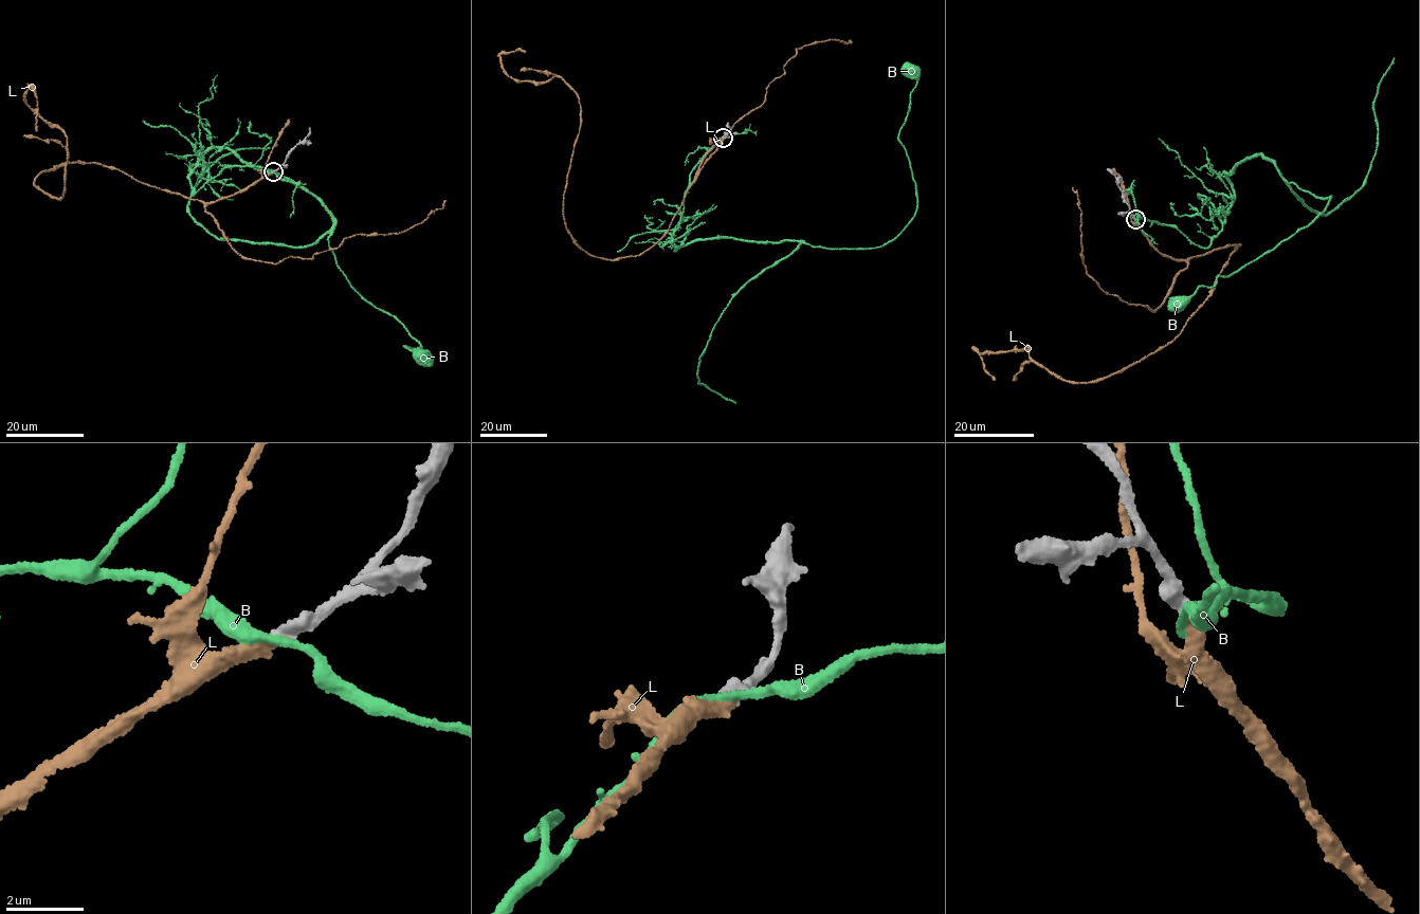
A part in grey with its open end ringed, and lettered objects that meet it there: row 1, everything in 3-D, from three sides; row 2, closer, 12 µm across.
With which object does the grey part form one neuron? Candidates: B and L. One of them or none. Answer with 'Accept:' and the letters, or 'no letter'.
Accept: L

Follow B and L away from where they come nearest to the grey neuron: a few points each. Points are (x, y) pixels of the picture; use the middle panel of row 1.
B: (723, 138), (690, 175), (675, 250), (722, 237), (881, 247), (917, 204), (898, 136), (916, 80), (909, 70)
L: (723, 138), (663, 236), (587, 254), (563, 207), (578, 94), (511, 77), (499, 54), (525, 51)

